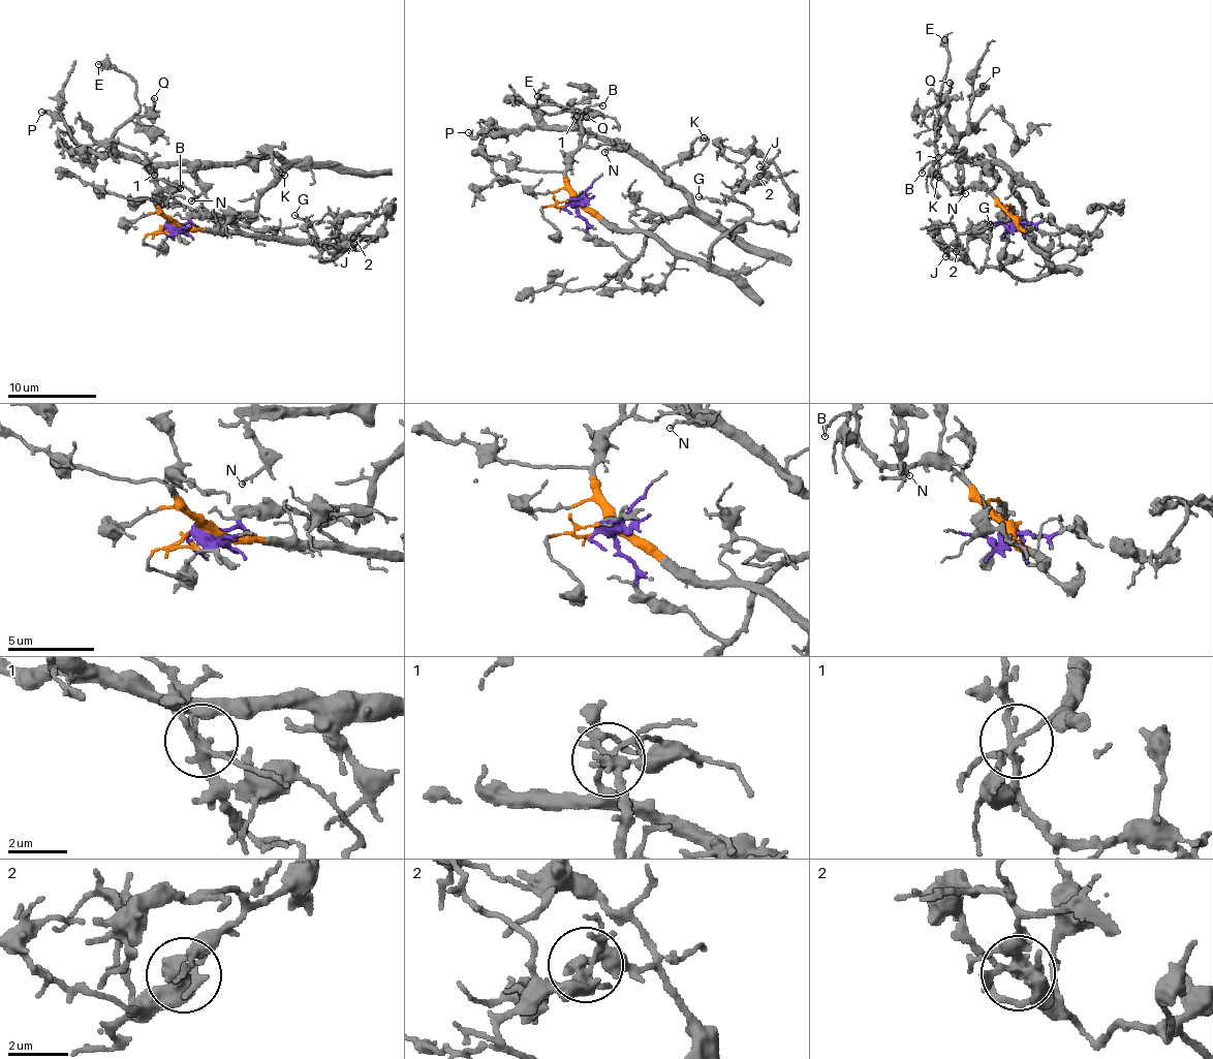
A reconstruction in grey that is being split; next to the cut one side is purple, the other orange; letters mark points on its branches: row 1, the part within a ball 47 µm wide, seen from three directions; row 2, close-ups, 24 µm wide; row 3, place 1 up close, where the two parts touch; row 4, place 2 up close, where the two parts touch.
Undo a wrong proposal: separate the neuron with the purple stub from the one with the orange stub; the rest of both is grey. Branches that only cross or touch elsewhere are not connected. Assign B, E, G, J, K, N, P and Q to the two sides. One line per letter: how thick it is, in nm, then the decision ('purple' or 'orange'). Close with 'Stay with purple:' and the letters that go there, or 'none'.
B: calibre 140 nm; purple
E: calibre 500 nm; purple
G: calibre 110 nm; orange
J: calibre 180 nm; orange
K: calibre 150 nm; purple
N: calibre 150 nm; purple
P: calibre 180 nm; purple
Q: calibre 140 nm; purple
Stay with purple: B, E, K, N, P, Q

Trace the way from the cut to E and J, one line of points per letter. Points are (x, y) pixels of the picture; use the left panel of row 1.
E: (172, 224), (219, 215), (246, 223), (282, 161), (129, 160), (114, 133), (140, 107), (136, 85), (97, 63)
J: (172, 223), (310, 242), (324, 260), (342, 249), (353, 249), (333, 253), (354, 237), (352, 245)

